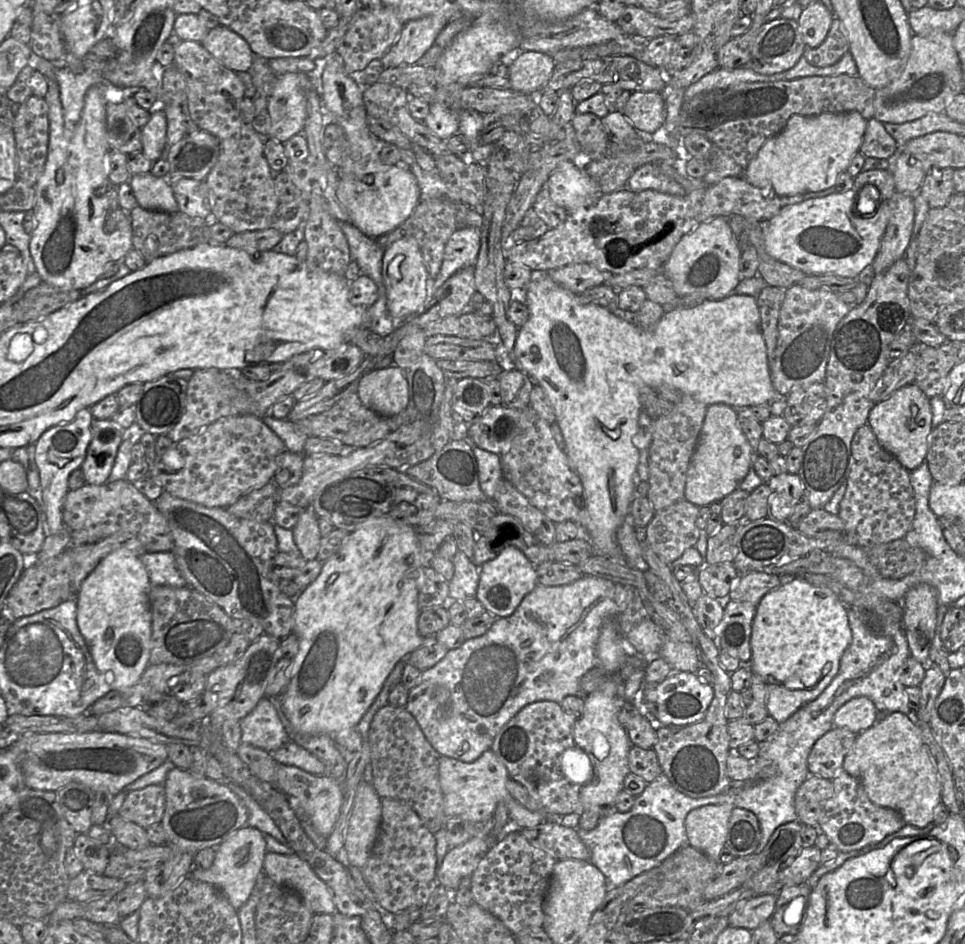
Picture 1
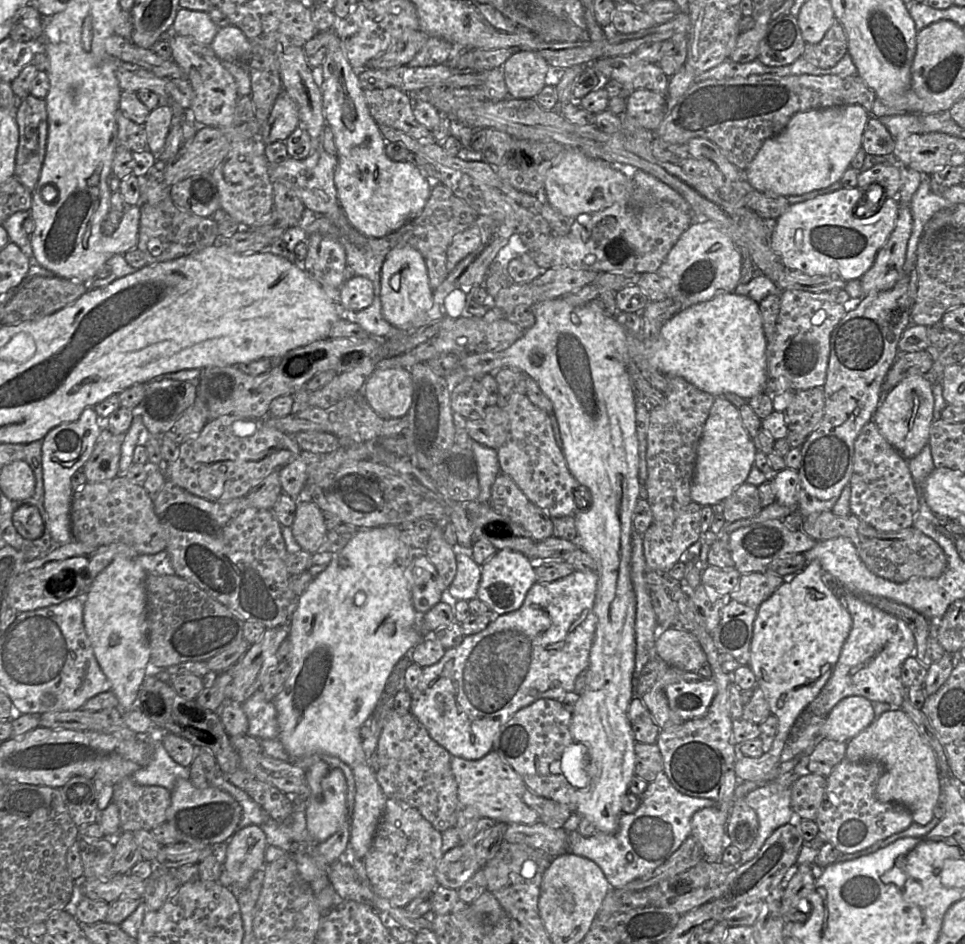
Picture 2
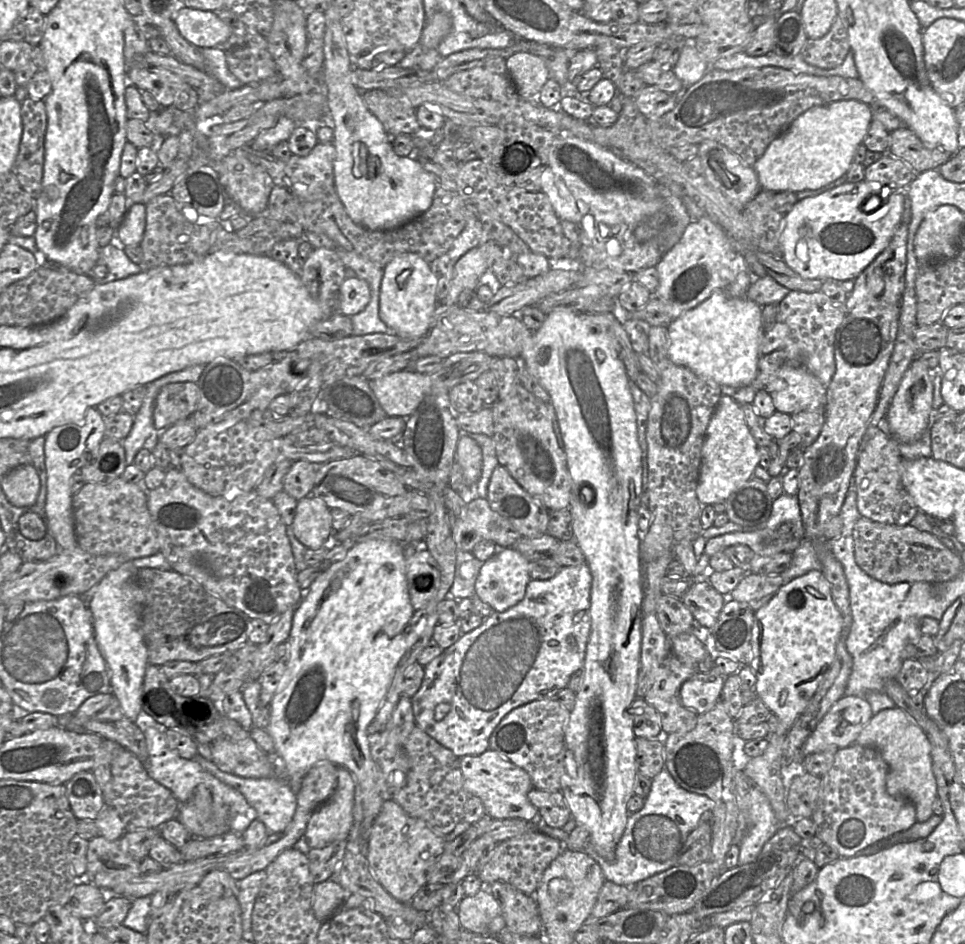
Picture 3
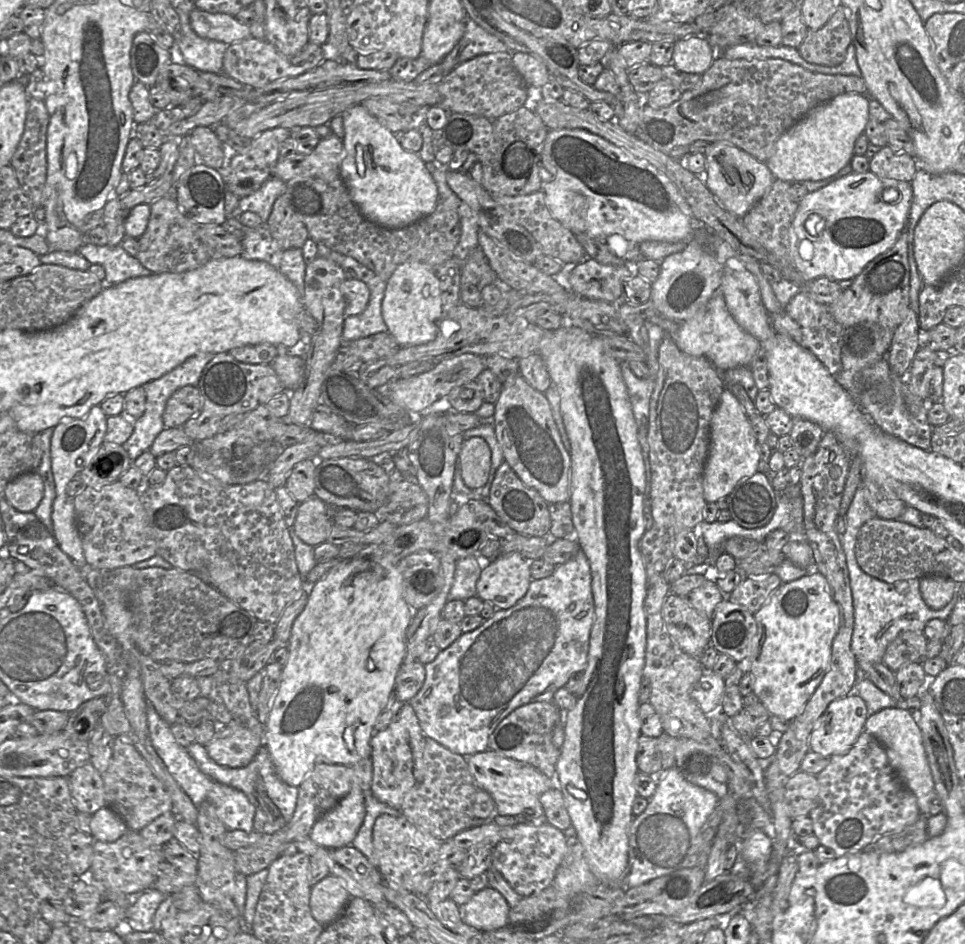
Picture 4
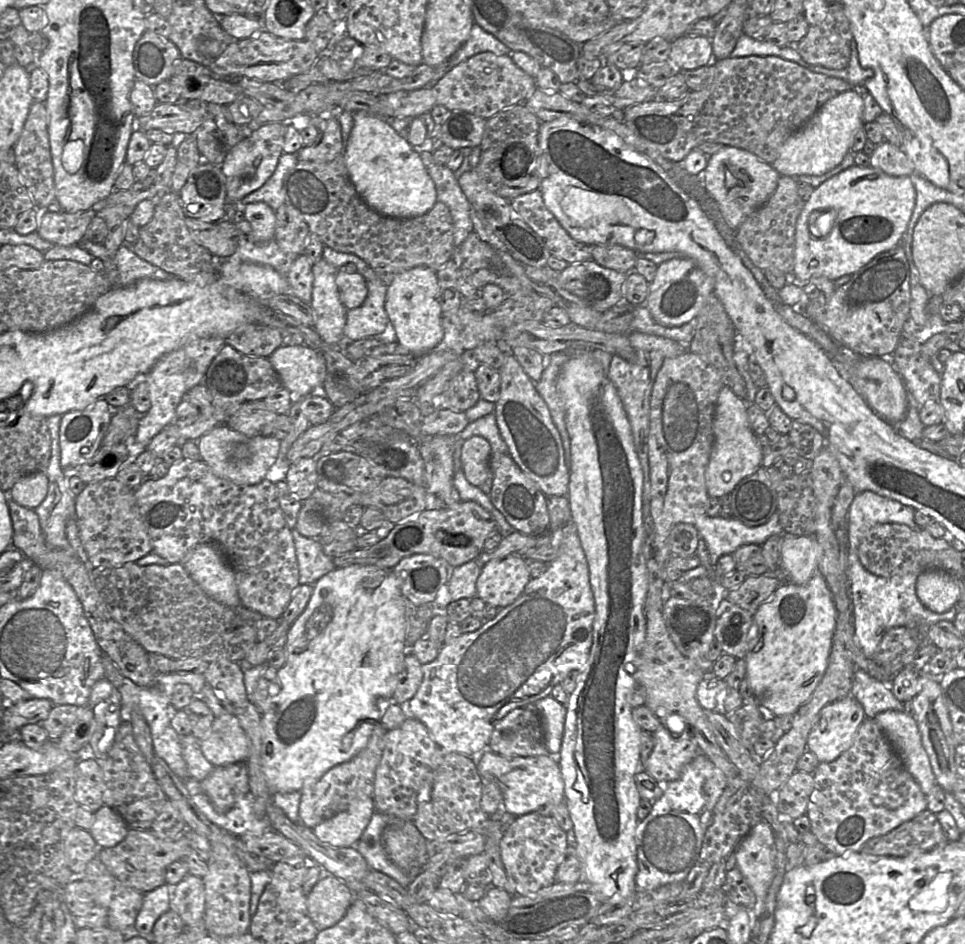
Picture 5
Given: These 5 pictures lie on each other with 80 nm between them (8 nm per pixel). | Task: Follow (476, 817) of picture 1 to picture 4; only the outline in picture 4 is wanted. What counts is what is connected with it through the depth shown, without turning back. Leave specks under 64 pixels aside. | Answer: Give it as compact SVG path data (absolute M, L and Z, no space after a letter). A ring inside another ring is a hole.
M489 749L465 758L479 790L485 790L493 798L496 805L495 815L523 816L535 825L545 822L540 796L547 790L557 787L555 780L550 780L528 763L507 758Z

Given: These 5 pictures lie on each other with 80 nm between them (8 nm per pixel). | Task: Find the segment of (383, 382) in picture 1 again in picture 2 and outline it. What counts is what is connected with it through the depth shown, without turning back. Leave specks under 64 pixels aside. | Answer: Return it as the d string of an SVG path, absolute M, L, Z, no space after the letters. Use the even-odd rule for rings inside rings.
M406 368L375 369L362 388L370 407L384 419L405 416L412 403L412 376Z

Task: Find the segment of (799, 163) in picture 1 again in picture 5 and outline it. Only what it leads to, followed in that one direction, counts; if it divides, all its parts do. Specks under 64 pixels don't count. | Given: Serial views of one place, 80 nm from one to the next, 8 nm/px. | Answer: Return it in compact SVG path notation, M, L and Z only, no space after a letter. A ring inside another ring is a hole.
M850 89L824 103L782 144L772 166L780 175L822 175L841 163L851 150L855 133L864 126L862 91Z

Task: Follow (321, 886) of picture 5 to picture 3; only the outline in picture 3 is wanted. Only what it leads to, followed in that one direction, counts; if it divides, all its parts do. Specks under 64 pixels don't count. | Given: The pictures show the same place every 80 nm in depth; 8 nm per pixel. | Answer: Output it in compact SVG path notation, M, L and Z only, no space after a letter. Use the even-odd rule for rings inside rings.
M336 879L315 884L312 892L312 909L315 917L324 922L343 904L347 892Z

